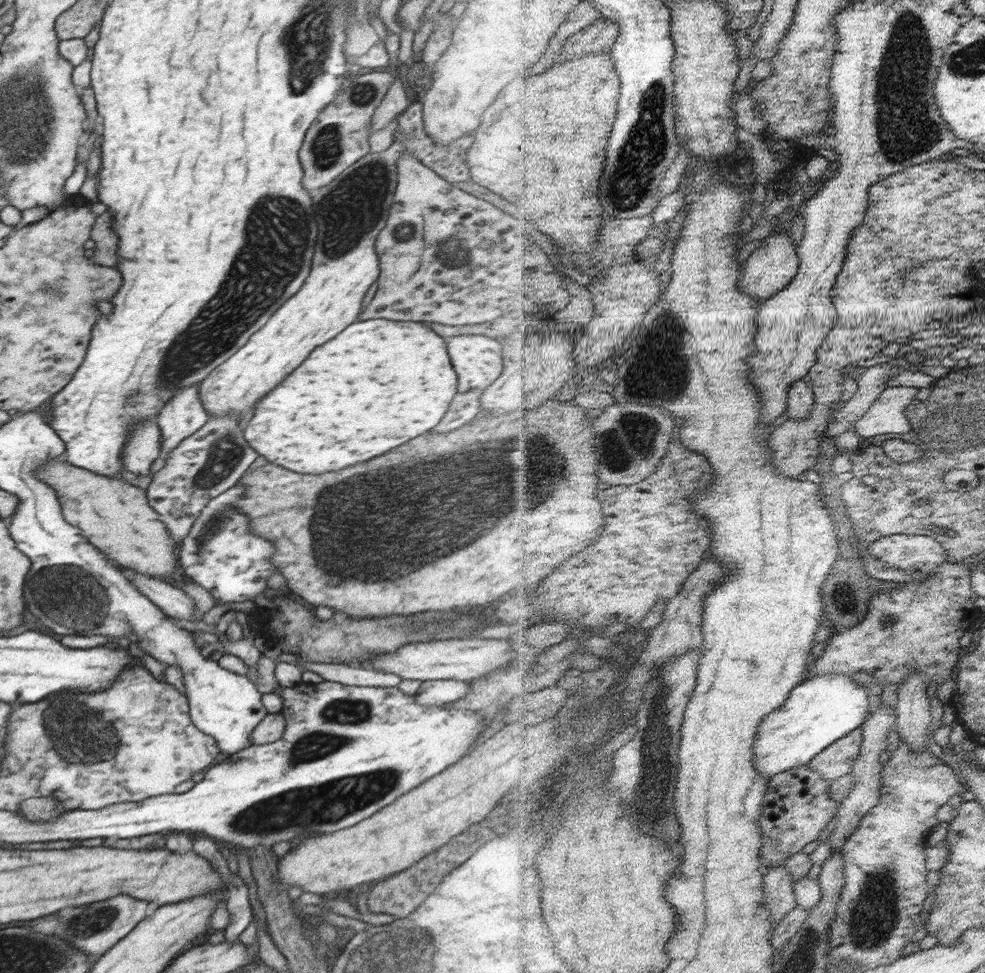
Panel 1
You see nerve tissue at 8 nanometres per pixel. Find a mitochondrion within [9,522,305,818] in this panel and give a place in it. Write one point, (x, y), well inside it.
(70, 596)

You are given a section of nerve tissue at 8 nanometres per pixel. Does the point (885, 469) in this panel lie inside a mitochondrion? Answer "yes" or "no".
no

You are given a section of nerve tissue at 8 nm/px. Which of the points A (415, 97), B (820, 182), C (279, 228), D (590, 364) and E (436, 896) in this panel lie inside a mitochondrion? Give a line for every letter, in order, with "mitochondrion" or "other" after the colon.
A: other
B: other
C: mitochondrion
D: other
E: other

